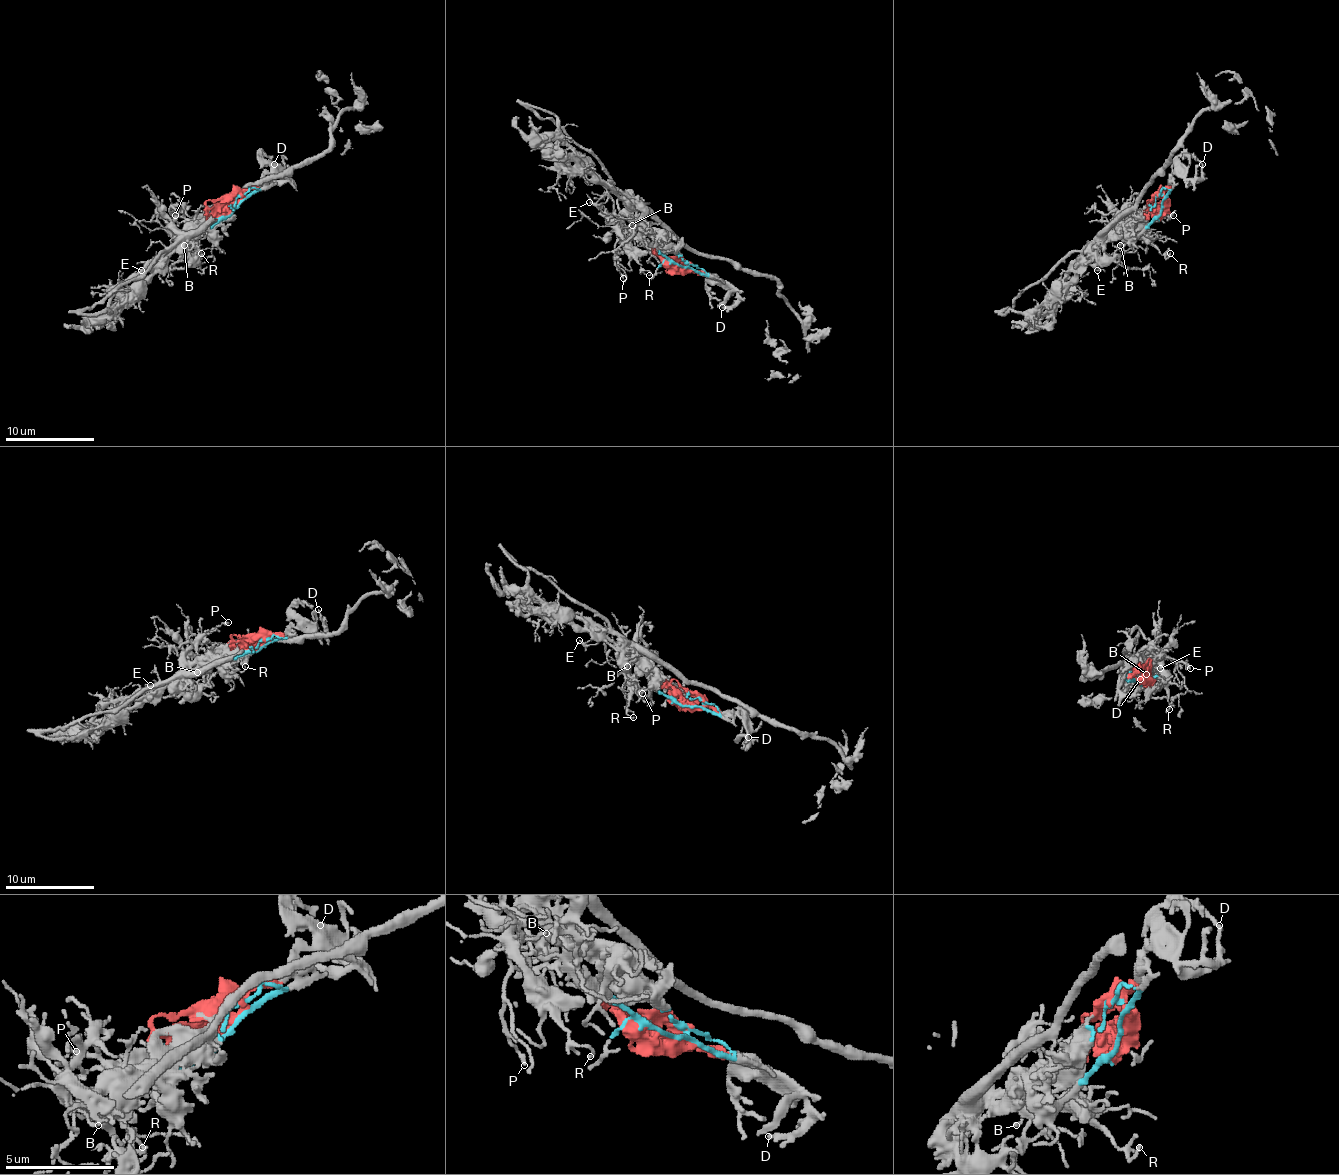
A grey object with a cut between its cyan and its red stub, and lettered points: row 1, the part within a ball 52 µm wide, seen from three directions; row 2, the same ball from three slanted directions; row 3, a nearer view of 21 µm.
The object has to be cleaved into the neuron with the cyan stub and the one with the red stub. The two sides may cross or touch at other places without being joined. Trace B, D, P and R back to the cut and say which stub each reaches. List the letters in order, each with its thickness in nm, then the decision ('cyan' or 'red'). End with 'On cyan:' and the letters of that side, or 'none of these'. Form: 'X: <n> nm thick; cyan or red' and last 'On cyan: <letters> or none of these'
B: 120 nm thick; cyan
D: 160 nm thick; red
P: 170 nm thick; cyan
R: 130 nm thick; cyan
On cyan: B, P, R

